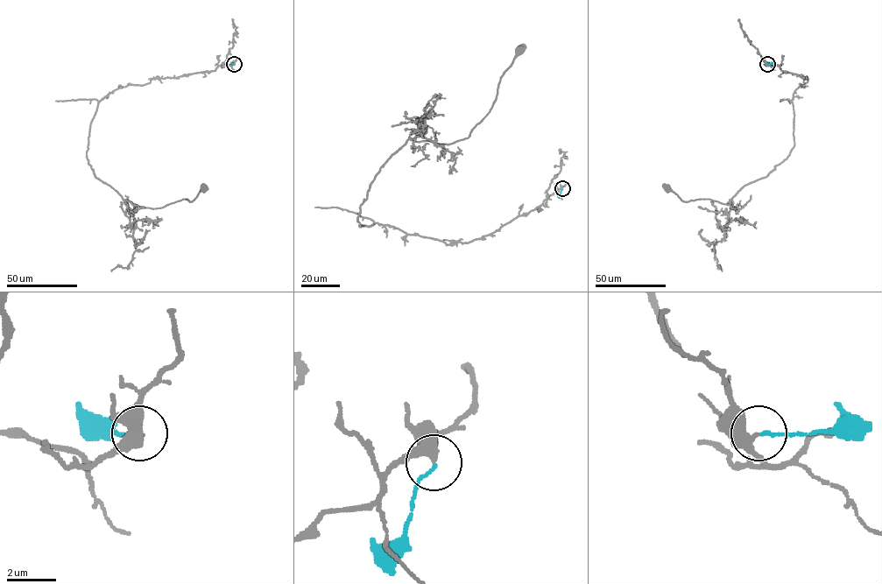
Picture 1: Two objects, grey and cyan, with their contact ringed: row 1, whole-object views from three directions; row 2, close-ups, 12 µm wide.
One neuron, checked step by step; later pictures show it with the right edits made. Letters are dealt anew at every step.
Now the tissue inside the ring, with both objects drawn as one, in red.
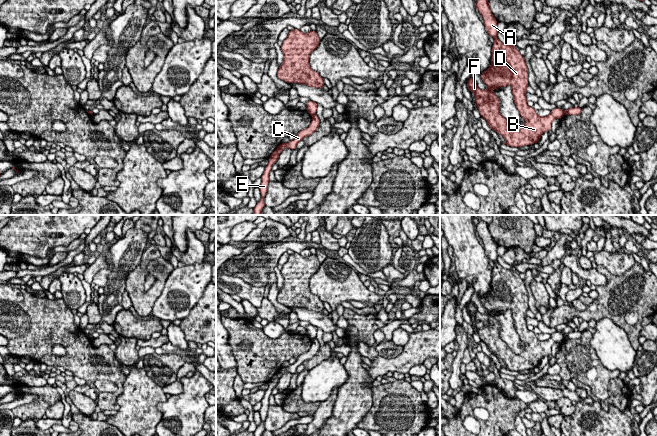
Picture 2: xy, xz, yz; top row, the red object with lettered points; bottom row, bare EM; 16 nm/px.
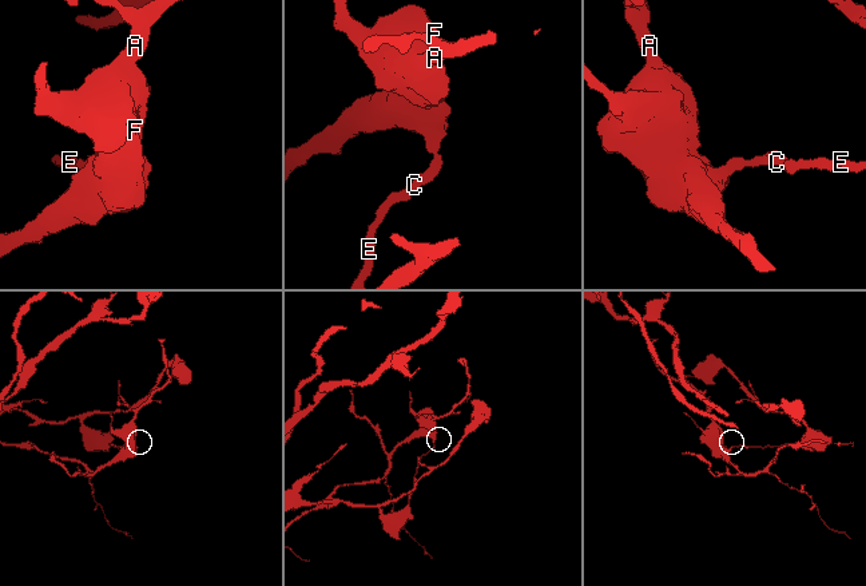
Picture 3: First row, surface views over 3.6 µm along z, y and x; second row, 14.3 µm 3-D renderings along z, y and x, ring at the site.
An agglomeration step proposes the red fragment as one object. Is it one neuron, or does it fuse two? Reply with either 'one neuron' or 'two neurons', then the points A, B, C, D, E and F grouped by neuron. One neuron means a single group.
two neurons; groups A B D F / C E

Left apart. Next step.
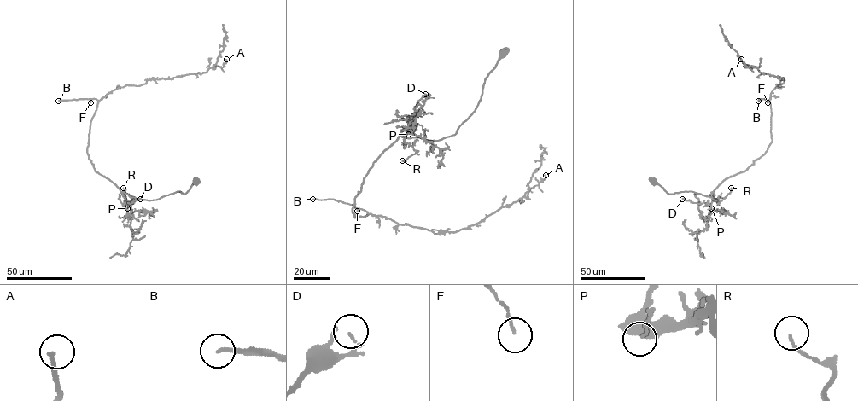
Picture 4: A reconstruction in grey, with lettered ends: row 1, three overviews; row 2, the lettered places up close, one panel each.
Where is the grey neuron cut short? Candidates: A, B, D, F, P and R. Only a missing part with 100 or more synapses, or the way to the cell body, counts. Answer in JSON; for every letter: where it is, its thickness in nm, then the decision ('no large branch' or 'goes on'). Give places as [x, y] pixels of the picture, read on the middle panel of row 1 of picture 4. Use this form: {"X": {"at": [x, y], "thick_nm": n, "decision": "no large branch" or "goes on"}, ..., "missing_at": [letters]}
{"A": {"at": [545, 175], "thick_nm": 190, "decision": "no large branch"}, "B": {"at": [312, 199], "thick_nm": 200, "decision": "goes on"}, "D": {"at": [425, 94], "thick_nm": 130, "decision": "no large branch"}, "F": {"at": [357, 211], "thick_nm": 100, "decision": "no large branch"}, "P": {"at": [408, 134], "thick_nm": 120, "decision": "no large branch"}, "R": {"at": [402, 160], "thick_nm": 130, "decision": "no large branch"}, "missing_at": ["B"]}

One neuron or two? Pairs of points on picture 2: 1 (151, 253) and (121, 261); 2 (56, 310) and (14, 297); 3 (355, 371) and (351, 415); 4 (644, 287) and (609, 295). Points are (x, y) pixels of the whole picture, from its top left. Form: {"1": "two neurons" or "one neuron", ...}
{"1": "two neurons", "2": "two neurons", "3": "one neuron", "4": "one neuron"}

